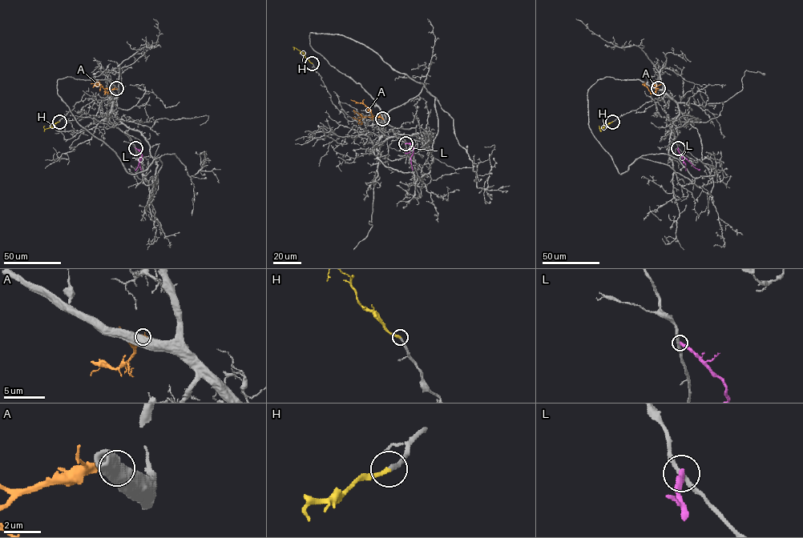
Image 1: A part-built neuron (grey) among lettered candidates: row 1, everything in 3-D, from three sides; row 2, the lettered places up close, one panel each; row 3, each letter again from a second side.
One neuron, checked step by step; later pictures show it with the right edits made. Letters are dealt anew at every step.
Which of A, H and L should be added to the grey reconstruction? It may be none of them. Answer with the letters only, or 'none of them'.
A, H

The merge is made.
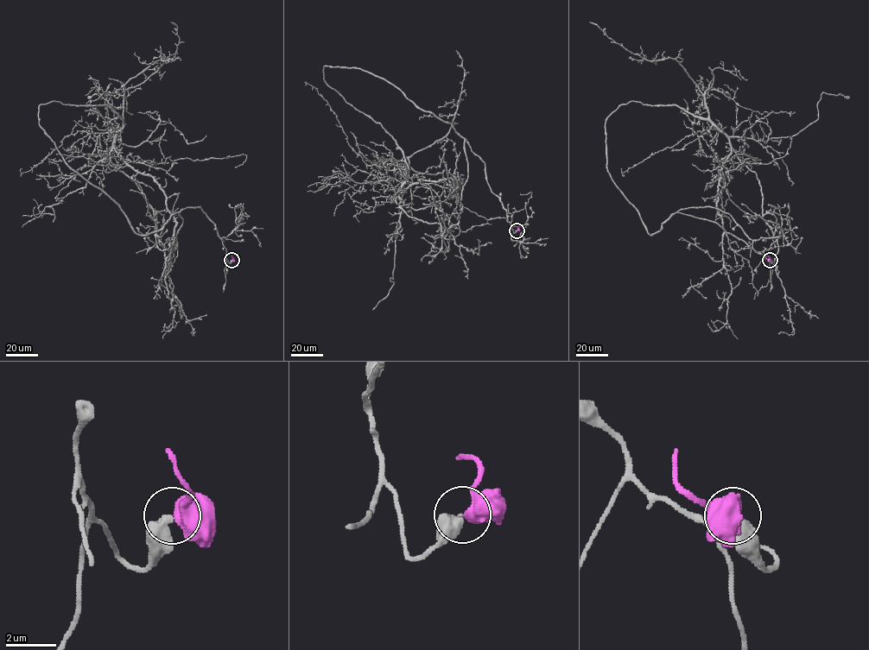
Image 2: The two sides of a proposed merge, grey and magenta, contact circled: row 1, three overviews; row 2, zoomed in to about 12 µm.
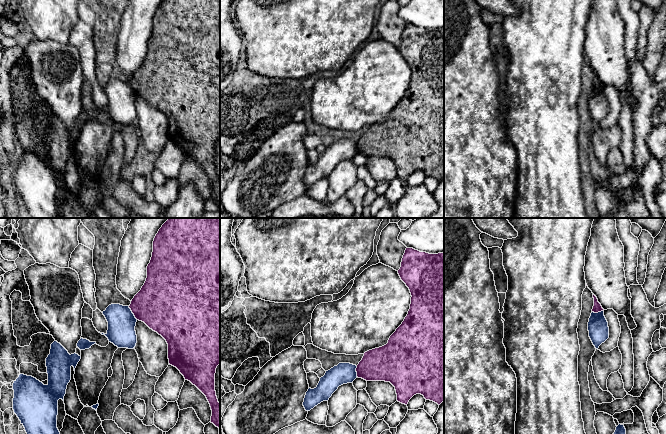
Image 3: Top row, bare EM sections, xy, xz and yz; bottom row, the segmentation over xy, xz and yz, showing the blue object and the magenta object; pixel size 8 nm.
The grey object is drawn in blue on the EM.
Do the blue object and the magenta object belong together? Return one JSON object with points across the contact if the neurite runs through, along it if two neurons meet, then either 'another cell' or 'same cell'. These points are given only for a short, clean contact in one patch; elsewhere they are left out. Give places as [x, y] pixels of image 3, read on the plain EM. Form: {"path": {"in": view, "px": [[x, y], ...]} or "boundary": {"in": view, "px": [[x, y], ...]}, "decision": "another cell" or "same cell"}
{"boundary": {"in": "xy", "px": [[128, 82], [137, 95]]}, "decision": "another cell"}

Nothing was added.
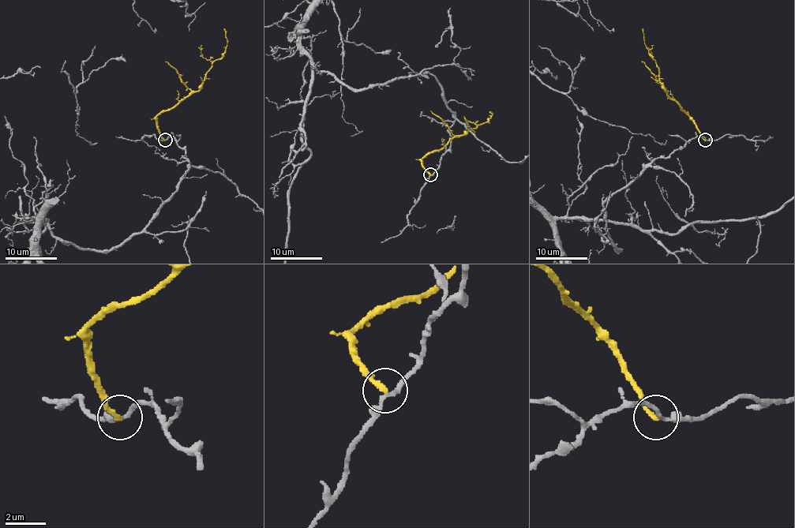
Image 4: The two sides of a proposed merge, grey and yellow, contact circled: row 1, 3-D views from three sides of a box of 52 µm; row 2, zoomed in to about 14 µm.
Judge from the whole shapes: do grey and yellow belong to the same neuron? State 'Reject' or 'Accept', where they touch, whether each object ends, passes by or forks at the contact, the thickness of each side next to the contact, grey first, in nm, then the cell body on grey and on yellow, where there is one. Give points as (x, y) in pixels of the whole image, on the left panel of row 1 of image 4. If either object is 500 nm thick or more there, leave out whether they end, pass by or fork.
Reject. Place: (165, 140). At the ring grey passes by. At the ring yellow ends. Thickness 190 nm (grey) against 220 nm. Soma of grey: none. Soma of yellow: none

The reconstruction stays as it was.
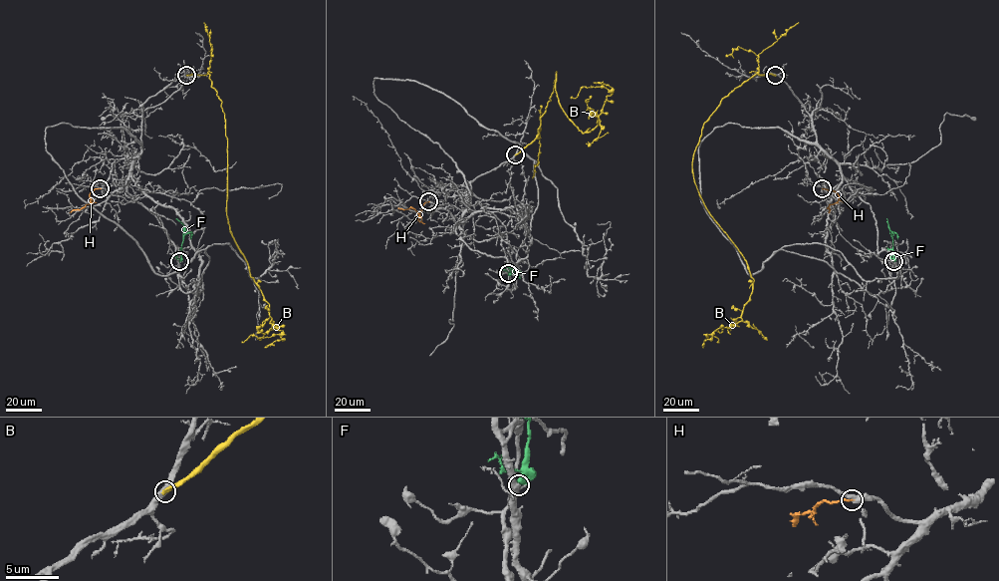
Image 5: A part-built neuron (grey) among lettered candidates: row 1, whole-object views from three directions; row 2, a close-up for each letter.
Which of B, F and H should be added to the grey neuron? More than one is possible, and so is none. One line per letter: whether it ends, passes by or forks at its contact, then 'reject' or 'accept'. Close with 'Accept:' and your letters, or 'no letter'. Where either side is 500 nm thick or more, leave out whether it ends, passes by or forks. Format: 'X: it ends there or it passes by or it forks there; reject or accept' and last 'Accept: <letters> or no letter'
B: it ends there; reject
F: it passes by; reject
H: it ends there; reject
Accept: no letter

